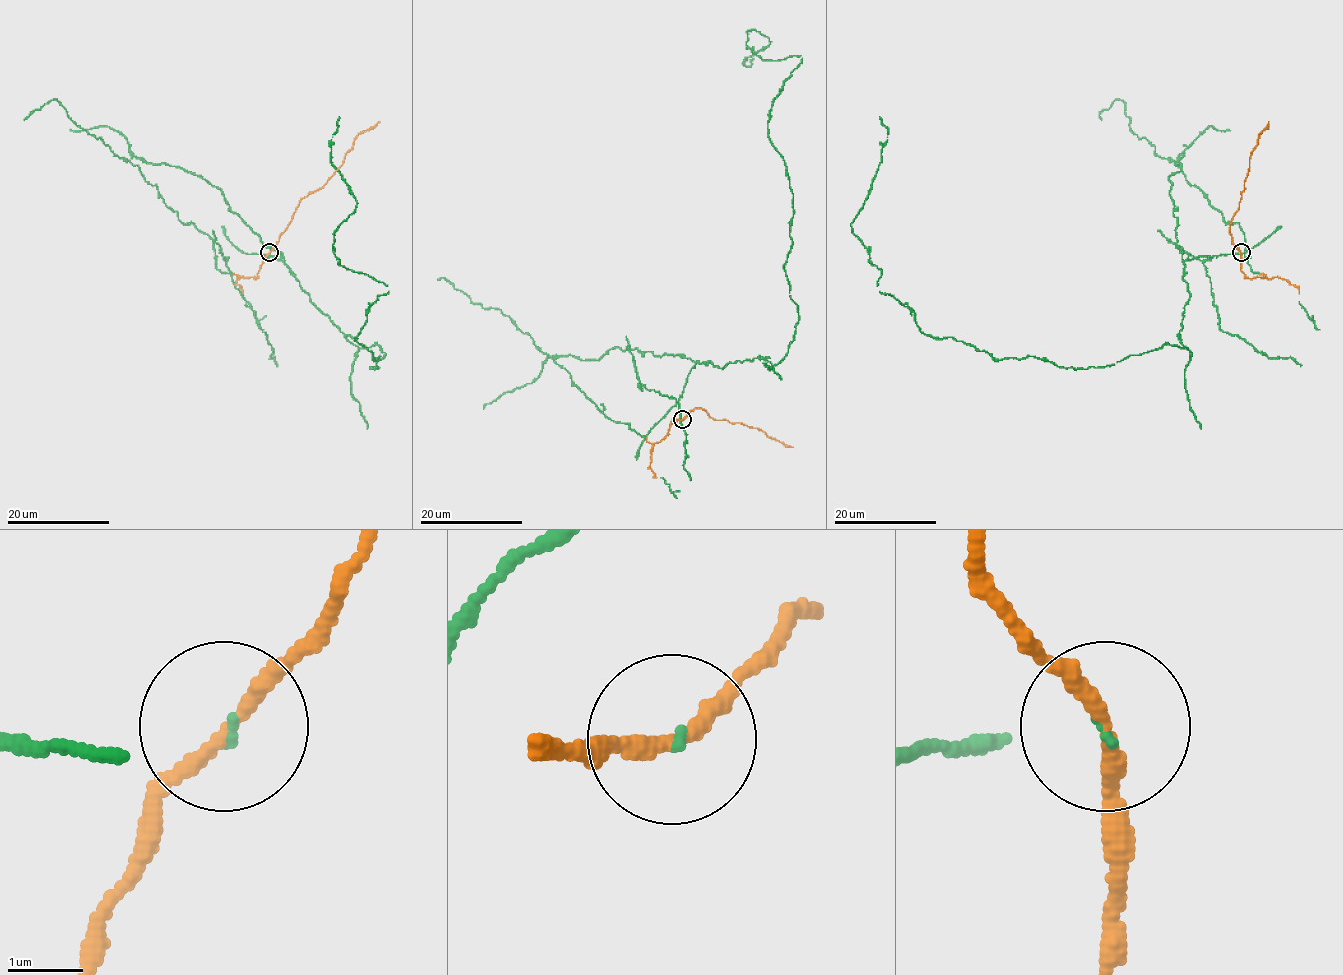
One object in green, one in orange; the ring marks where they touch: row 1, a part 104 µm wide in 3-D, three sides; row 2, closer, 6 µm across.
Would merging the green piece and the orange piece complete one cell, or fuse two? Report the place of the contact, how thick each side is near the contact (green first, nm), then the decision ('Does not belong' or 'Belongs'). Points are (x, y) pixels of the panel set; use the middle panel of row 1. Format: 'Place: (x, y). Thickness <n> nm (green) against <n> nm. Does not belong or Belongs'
Place: (682, 419). Thickness 60 nm (green) against 190 nm. Belongs

